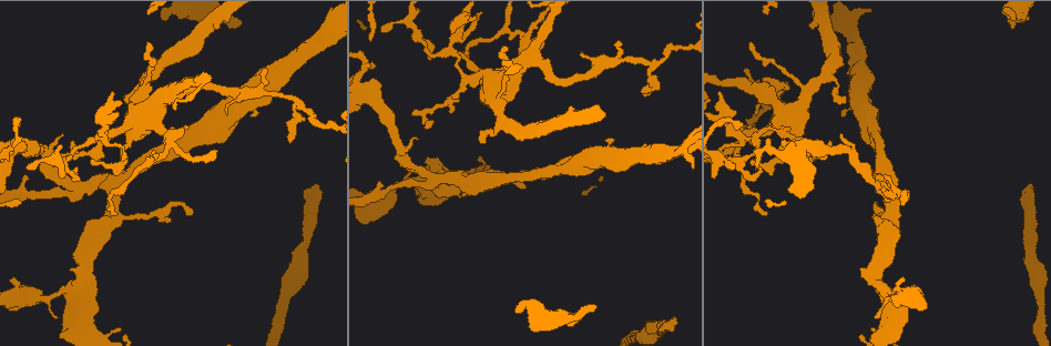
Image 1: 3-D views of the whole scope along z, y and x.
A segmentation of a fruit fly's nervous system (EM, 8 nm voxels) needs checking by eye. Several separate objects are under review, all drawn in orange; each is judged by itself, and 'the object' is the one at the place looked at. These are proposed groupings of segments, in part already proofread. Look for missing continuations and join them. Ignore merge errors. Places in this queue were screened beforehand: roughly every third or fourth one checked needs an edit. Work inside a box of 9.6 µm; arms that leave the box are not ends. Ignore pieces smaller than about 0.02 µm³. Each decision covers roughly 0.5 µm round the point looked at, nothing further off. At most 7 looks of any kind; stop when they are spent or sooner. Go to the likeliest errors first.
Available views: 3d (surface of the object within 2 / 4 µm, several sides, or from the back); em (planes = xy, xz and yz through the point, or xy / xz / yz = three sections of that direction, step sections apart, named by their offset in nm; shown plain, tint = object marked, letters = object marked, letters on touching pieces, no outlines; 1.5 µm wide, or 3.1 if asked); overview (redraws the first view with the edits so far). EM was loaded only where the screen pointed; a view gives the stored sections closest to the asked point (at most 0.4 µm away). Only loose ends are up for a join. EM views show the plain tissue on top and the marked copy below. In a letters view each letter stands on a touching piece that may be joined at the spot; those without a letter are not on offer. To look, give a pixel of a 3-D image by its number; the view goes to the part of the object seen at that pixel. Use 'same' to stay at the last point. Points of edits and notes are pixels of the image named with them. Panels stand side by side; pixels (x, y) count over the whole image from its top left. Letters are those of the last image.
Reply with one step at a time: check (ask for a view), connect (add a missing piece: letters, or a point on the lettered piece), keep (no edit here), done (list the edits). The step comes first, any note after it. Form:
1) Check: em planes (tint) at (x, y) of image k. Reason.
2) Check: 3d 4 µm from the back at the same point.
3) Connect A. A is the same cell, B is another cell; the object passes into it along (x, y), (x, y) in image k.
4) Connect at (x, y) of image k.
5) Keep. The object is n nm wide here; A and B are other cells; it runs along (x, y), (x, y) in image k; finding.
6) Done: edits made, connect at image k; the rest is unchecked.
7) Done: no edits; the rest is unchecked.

Check: em planes (letters) at (1033, 187) of image 1. Branch stops here.

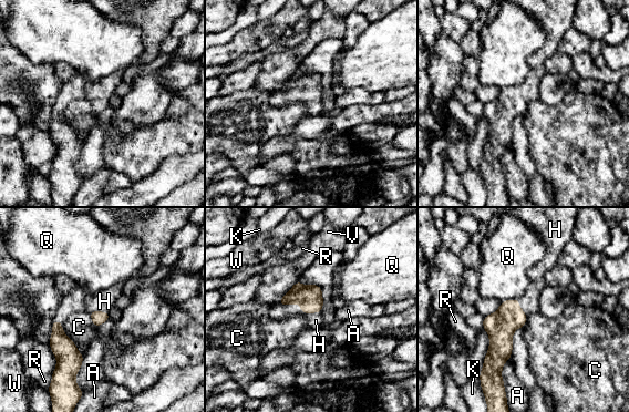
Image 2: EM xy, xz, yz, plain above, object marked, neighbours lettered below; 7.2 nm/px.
Connect H. H is the same cell, A, C, K, Q, R, V and W are other cells; it goes on there.

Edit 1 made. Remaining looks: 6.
Check: overview. Redraw.

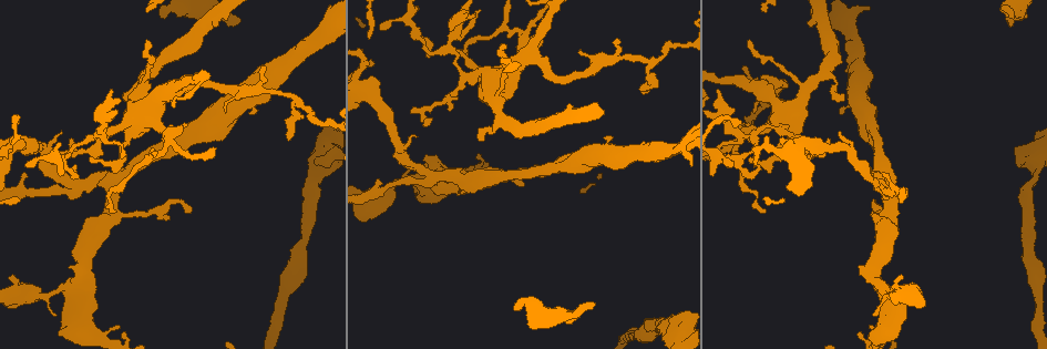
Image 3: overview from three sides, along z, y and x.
Check: em yz step 4 (letters) at (1011, 22) of image 3. An open end.

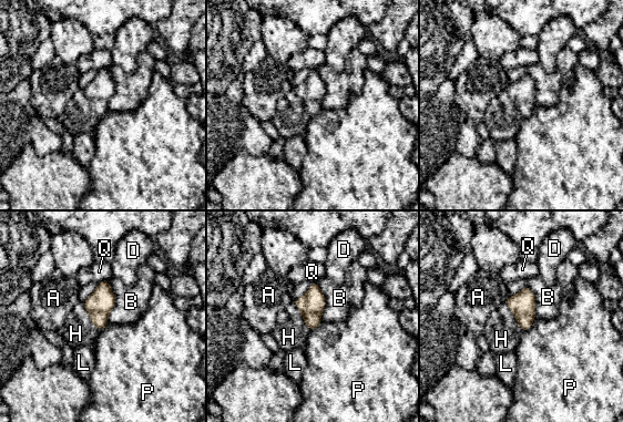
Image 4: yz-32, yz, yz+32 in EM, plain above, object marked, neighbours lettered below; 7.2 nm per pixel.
Connect H. H is the same cell, A, B, D, L, P and Q are other cells; the object passes into it along (100, 304), (95, 326), (75, 333) in image 4; it goes on there.

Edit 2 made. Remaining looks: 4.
Check: overview.

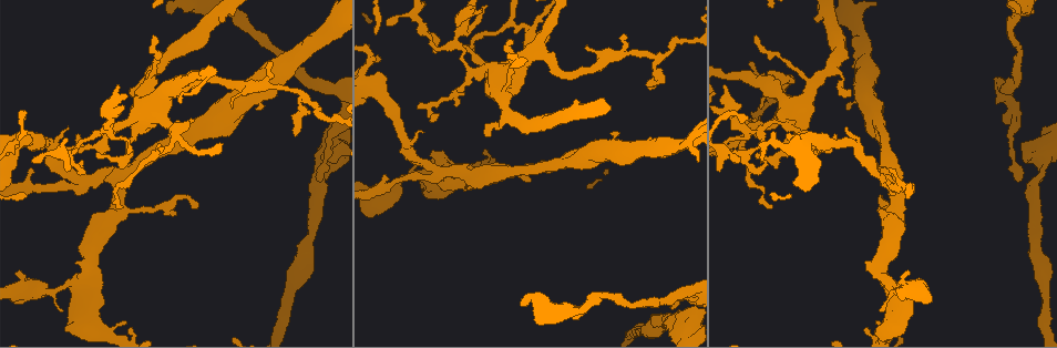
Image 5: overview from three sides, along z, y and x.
Check: 3d 2 µm at (751, 119) of image 5. Free end.

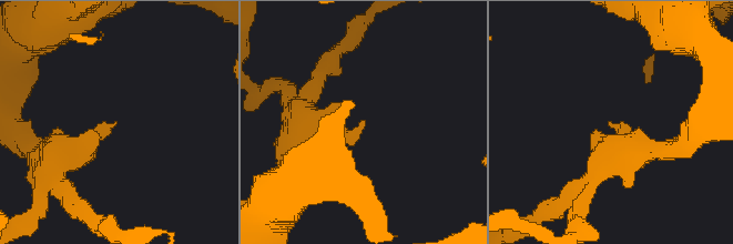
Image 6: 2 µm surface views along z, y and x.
Check: em planes (letters) at (363, 122) of image 6.

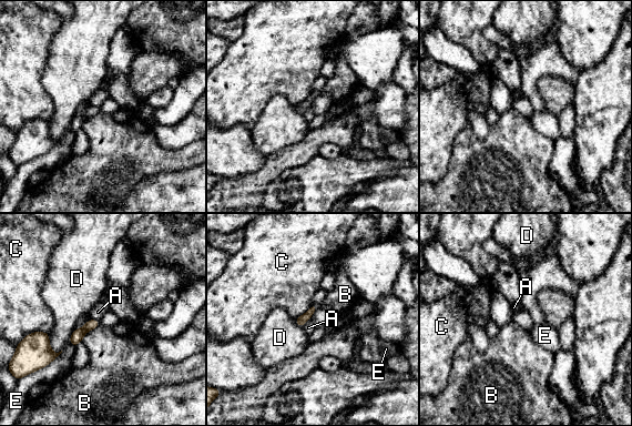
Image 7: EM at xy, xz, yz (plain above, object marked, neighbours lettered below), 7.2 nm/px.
Keep. A, B, C, D and E are other cells; a border runs along (100, 324), (90, 330), (81, 341) in image 7; no lettered piece goes on from it.

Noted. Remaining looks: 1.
Done: edits made, connect at image 2, connect at image 4; the rest is unchecked.

